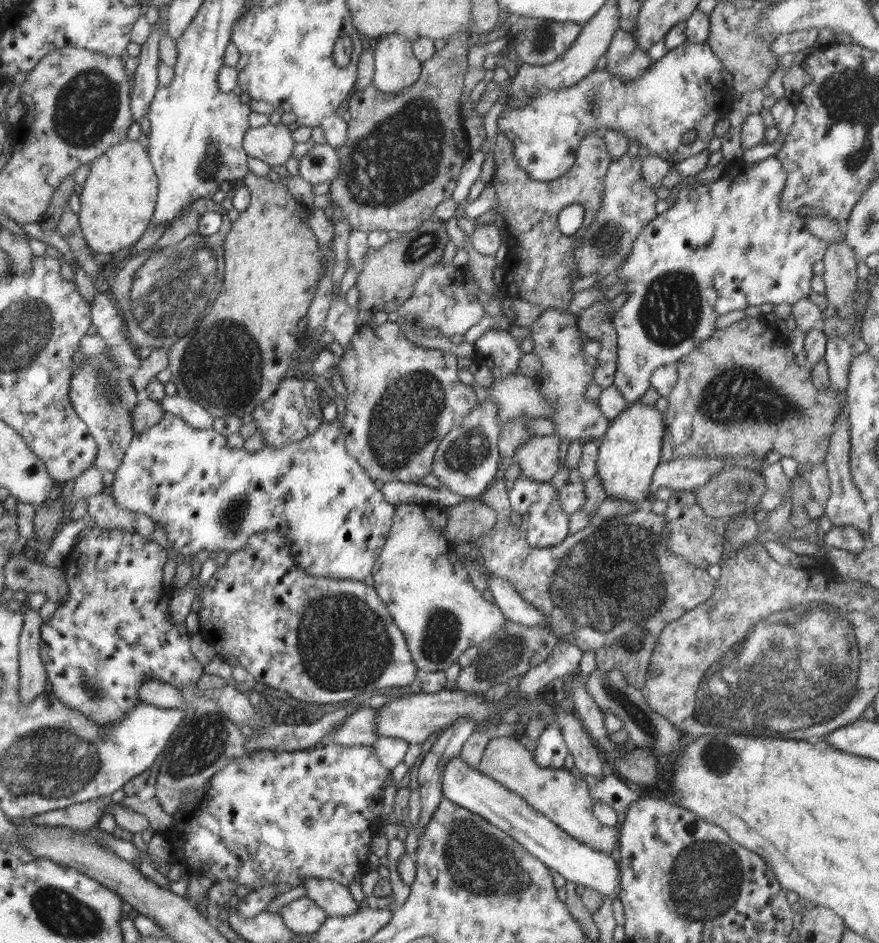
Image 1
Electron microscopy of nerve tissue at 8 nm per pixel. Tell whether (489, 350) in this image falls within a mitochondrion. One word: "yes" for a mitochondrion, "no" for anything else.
no

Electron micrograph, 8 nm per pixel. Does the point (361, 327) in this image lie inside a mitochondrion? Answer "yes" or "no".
no

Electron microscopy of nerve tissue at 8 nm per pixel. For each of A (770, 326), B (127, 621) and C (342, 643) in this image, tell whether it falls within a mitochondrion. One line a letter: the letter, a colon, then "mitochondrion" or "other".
A: other
B: other
C: mitochondrion

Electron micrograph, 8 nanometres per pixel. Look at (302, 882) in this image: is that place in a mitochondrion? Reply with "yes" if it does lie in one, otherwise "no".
no

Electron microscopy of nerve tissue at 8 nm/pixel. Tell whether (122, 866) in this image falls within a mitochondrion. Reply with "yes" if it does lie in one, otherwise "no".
no

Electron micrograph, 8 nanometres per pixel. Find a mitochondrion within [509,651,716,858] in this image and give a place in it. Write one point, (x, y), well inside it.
(623, 697)

